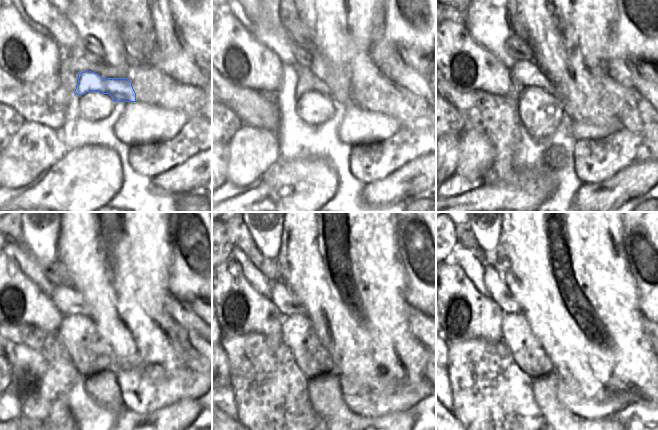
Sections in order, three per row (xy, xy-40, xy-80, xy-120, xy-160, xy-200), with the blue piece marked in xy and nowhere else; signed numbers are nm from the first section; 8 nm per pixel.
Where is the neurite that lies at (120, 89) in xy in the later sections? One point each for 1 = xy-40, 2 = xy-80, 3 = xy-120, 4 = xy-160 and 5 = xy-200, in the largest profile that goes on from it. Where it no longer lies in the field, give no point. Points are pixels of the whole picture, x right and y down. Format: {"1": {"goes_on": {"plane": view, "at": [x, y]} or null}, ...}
{"1": {"goes_on": {"plane": "xy-40", "at": [319, 76]}}, "2": {"goes_on": {"plane": "xy-80", "at": [526, 74]}}, "3": {"goes_on": {"plane": "xy-120", "at": [68, 300]}}, "4": {"goes_on": {"plane": "xy-160", "at": [285, 300]}}, "5": {"goes_on": {"plane": "xy-200", "at": [497, 290]}}}

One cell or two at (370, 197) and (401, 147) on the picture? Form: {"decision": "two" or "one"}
{"decision": "two"}

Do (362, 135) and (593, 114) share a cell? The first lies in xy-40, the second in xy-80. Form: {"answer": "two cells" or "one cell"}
{"answer": "two cells"}

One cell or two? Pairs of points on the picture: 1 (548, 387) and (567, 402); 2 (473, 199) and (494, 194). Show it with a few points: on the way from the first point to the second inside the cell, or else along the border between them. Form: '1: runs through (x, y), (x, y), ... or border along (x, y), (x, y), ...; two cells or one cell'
1: border along (560, 380), (556, 391), (556, 398), (570, 411); two cells
2: runs through (478, 199), (489, 198); one cell

